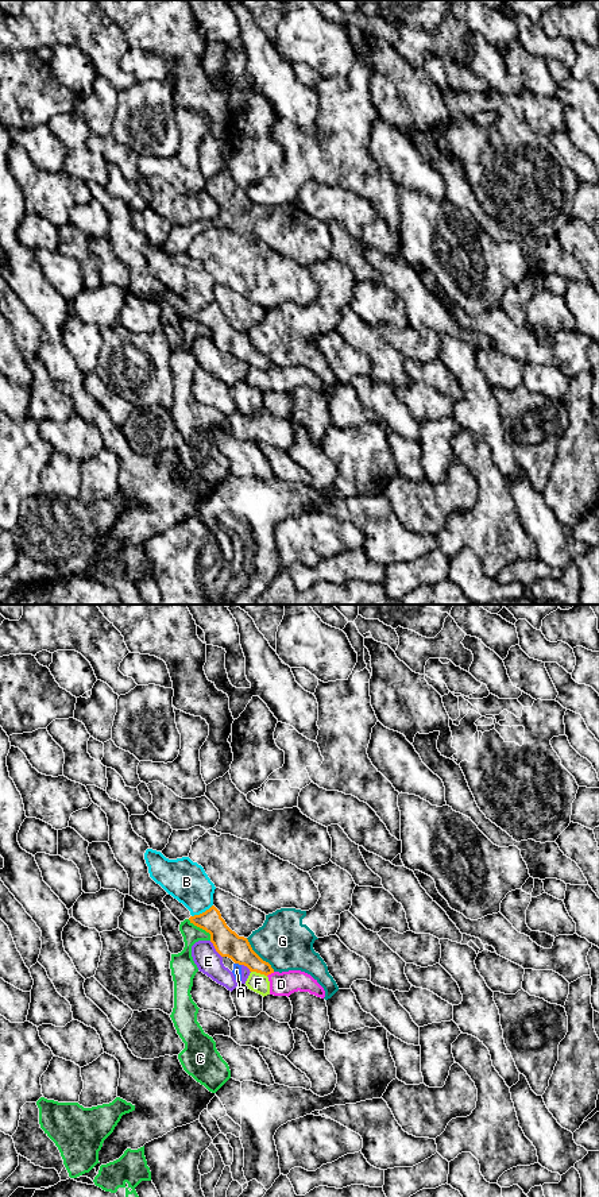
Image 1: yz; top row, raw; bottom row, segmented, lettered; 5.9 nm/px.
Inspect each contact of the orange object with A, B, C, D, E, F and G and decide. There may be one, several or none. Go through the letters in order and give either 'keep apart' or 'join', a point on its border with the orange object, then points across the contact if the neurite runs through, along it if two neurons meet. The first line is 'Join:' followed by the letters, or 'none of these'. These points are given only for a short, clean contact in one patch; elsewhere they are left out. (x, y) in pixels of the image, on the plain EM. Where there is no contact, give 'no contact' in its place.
Join: none of these
A: keep apart | yz (238, 358) | along yz (235, 358), (240, 360)
B: keep apart | yz (203, 308) | along yz (212, 300), (192, 312)
C: keep apart | yz (201, 323)
D: keep apart | yz (270, 369)
E: keep apart | yz (215, 343)
F: keep apart | yz (259, 367) | along yz (251, 366), (266, 371)
G: keep apart | yz (258, 351)

